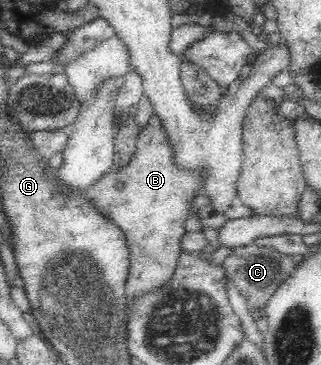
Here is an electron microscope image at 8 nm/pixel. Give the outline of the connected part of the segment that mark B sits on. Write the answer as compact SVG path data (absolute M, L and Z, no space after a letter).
M153 116L145 130L140 130L135 152L127 166L102 176L84 192L95 211L113 221L125 235L125 246L129 249L129 274L125 286L127 322L131 304L137 297L154 293L174 277L182 251L180 242L186 233L185 221L191 216L189 202L196 196L203 178L203 171L183 171L175 165L161 121Z

